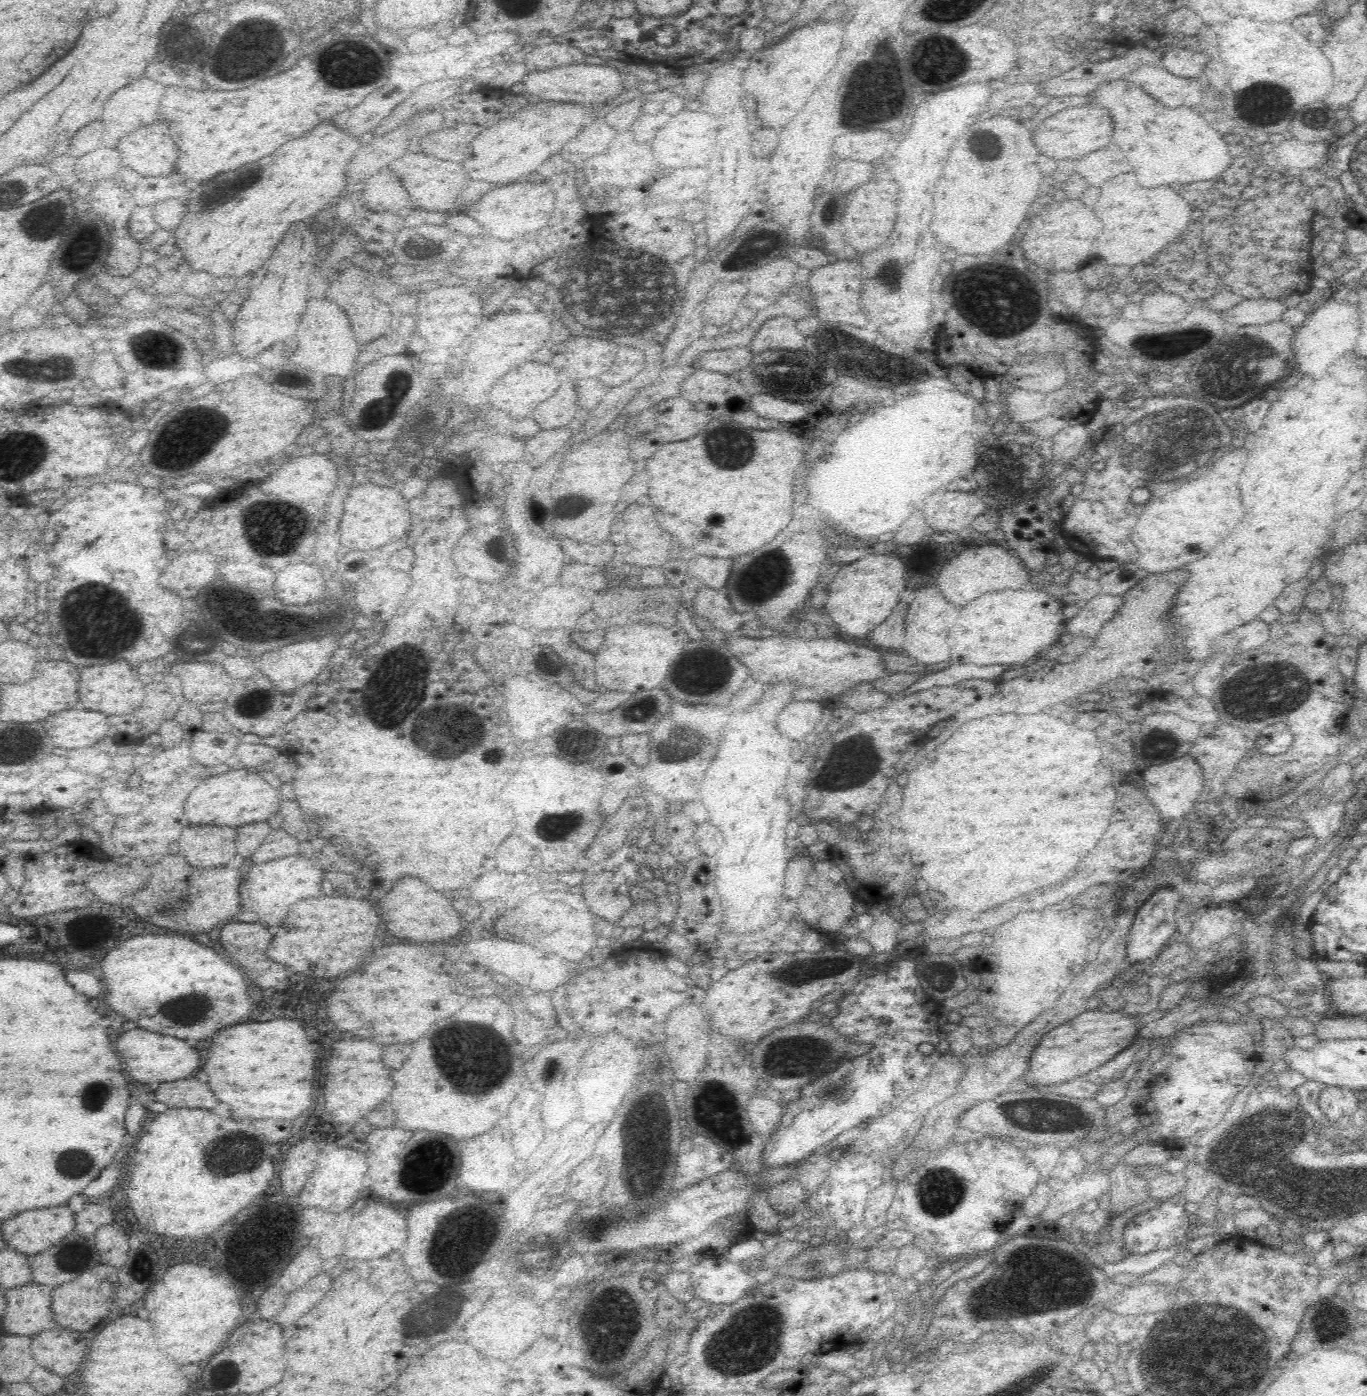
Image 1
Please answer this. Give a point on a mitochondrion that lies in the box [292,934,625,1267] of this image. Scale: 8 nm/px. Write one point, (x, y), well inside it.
(469, 1058)

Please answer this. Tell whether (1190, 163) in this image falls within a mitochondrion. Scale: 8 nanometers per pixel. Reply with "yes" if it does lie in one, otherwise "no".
no

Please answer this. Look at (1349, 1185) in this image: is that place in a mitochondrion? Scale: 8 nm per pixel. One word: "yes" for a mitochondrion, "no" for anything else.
yes

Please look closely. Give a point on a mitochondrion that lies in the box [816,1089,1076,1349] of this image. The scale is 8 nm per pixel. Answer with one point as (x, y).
(940, 1192)

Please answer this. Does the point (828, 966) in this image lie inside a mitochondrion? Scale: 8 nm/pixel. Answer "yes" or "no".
yes

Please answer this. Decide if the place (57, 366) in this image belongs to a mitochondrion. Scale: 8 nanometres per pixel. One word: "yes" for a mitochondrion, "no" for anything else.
yes

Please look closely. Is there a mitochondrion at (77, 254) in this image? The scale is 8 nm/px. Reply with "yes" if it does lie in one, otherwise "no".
yes

